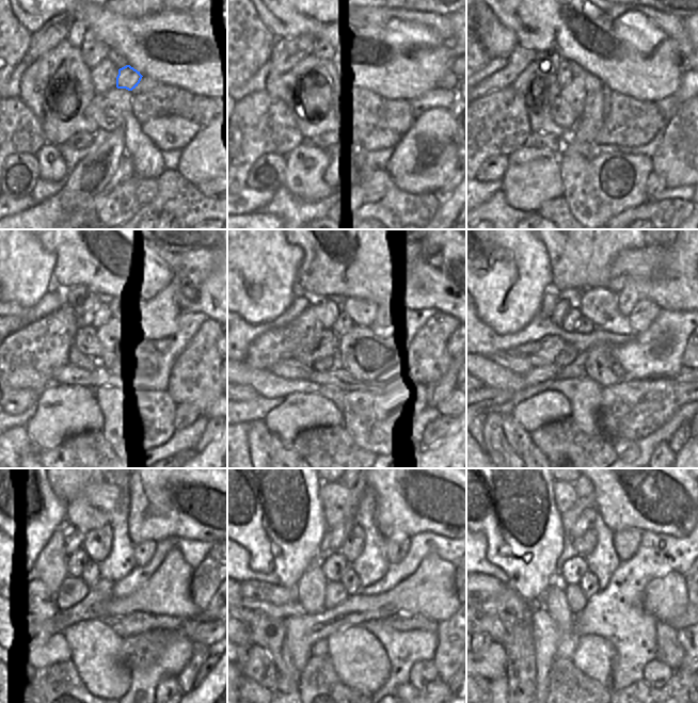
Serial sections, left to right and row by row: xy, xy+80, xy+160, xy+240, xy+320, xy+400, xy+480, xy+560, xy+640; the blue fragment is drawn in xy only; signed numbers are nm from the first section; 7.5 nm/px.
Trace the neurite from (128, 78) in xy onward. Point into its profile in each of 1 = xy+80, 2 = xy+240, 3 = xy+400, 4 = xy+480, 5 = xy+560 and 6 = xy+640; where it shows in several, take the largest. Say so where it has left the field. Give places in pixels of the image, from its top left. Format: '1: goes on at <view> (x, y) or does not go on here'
1: goes on at xy+80 (361, 86)
2: goes on at xy+240 (116, 314)
3: goes on at xy+400 (597, 303)
4: goes on at xy+480 (98, 544)
5: goes on at xy+560 (352, 546)
6: goes on at xy+640 (584, 545)

